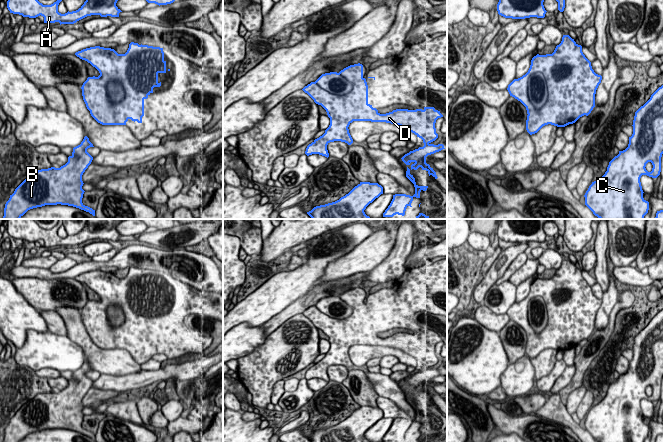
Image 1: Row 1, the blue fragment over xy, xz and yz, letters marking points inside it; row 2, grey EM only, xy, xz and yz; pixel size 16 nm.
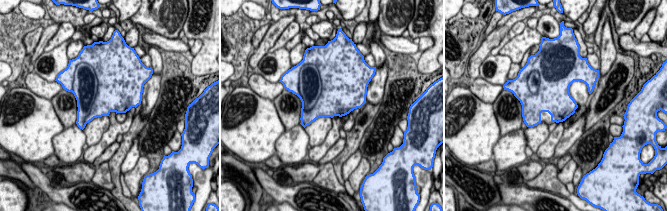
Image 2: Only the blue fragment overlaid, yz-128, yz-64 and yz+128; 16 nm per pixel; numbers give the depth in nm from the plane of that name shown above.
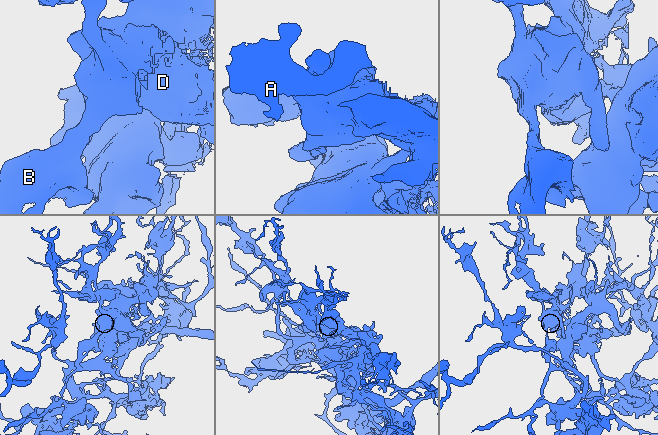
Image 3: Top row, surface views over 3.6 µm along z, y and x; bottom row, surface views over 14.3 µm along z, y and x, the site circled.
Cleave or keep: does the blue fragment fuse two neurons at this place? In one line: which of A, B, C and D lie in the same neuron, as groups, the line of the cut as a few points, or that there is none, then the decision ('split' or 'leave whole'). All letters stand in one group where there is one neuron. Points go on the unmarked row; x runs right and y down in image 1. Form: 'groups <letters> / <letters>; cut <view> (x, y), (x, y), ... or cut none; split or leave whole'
groups A C D / B; cut yz (540, 295), (546, 308), (547, 324), (536, 334); split

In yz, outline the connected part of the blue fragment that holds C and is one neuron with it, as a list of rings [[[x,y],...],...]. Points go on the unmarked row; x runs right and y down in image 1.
[[[663,309],[636,336],[633,344],[633,358],[628,371],[619,375],[607,391],[605,398],[592,406],[586,415],[585,429],[598,442],[644,442],[649,426],[643,422],[640,406],[642,399],[657,402],[661,396],[663,378]]]

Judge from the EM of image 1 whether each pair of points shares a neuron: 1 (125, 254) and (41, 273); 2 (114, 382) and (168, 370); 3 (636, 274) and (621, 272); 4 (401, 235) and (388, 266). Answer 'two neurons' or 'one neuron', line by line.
1: one neuron
2: one neuron
3: one neuron
4: one neuron

